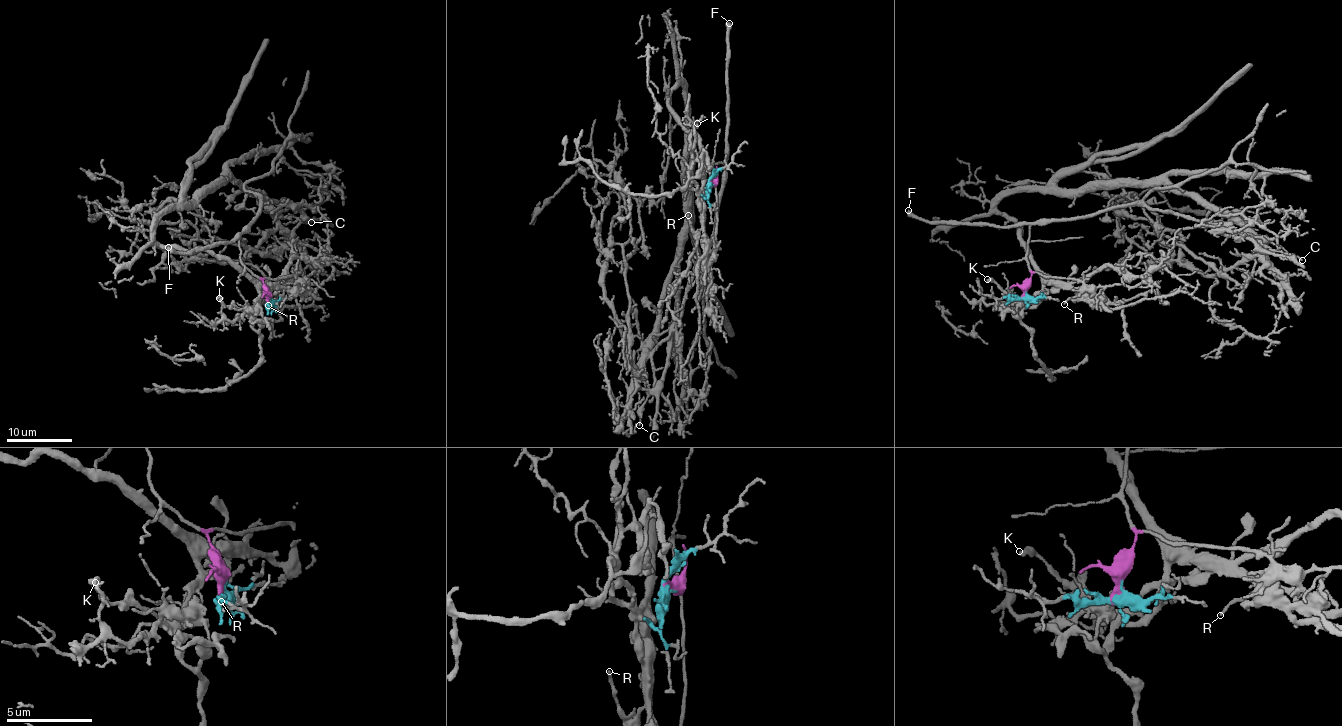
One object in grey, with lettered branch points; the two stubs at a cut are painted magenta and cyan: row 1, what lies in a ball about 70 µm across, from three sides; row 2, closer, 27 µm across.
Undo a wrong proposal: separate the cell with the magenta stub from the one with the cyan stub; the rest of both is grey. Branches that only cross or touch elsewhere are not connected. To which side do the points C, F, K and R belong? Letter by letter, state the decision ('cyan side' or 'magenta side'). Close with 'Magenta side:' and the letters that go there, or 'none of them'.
C: magenta side
F: magenta side
K: cyan side
R: cyan side
Magenta side: C, F

